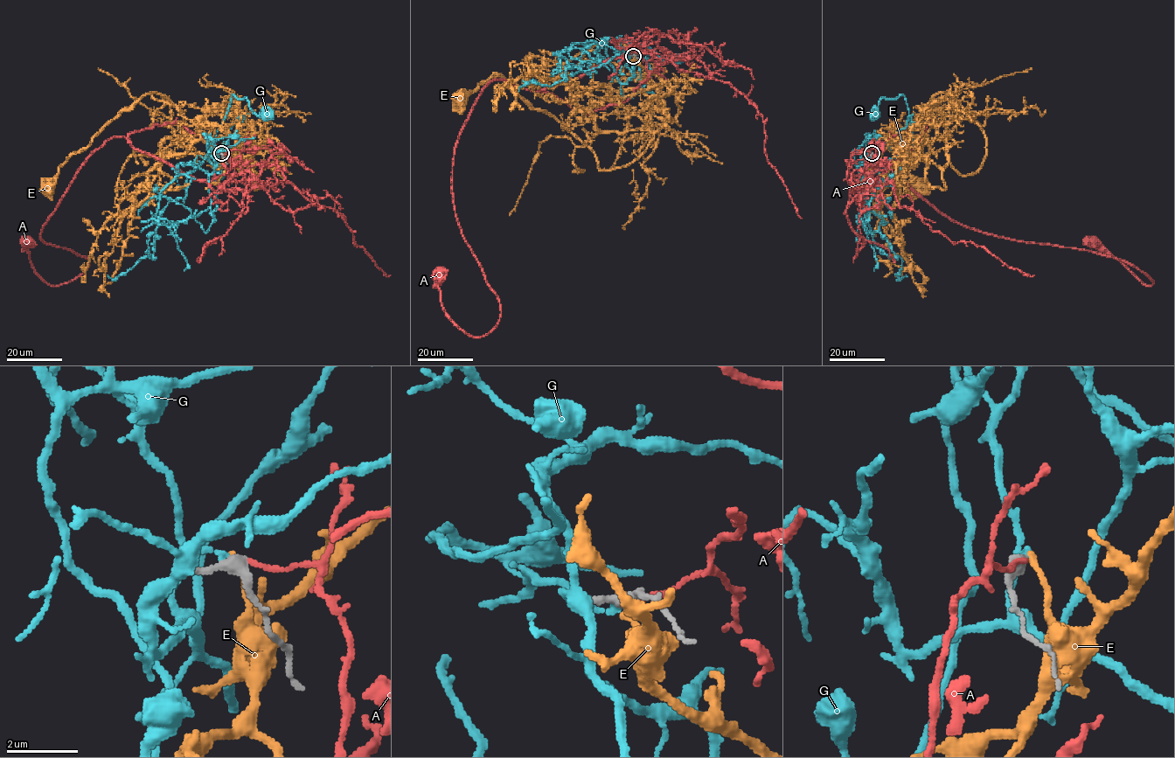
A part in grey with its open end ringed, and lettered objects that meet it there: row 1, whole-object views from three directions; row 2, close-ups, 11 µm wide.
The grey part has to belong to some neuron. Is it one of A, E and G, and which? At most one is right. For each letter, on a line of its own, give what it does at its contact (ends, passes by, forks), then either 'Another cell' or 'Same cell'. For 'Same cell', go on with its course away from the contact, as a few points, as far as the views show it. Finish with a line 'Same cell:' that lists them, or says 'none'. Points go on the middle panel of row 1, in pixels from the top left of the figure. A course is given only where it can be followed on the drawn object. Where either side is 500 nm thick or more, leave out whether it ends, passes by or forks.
A: It ends there. Another cell
E: It ends there. Another cell
G: It ends there. Another cell
Same cell: none

